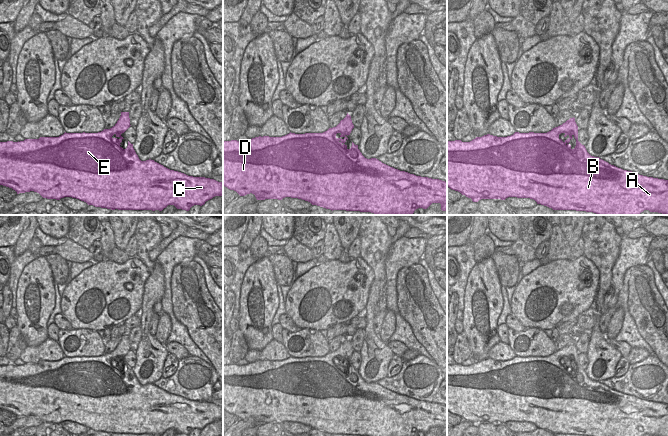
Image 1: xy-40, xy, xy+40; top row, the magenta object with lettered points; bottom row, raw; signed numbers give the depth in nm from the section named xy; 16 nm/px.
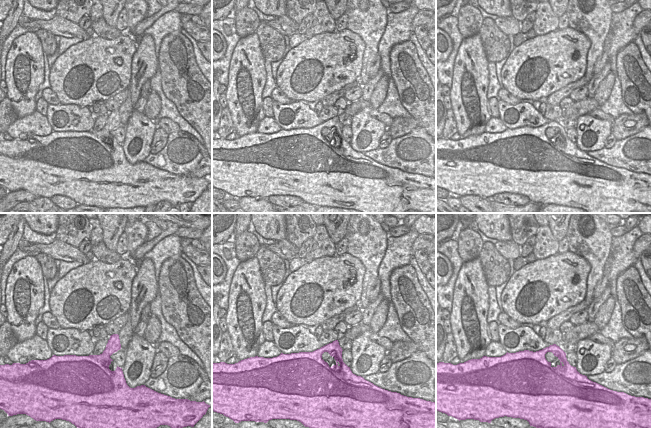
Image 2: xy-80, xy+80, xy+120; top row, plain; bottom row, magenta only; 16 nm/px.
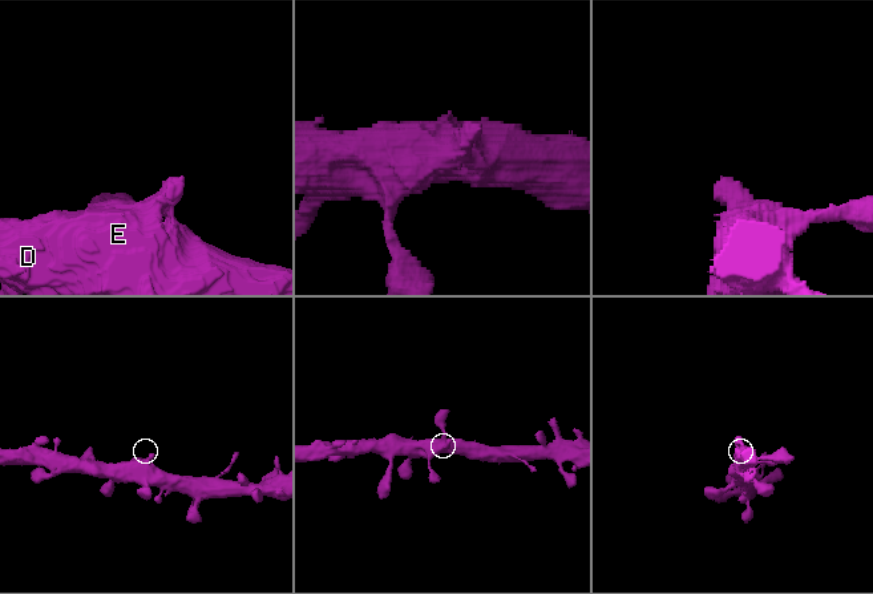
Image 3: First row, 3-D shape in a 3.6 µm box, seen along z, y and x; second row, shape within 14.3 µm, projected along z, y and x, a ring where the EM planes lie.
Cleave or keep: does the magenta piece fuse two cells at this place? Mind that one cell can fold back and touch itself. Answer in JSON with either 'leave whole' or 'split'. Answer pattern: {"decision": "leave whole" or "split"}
{"decision": "leave whole"}

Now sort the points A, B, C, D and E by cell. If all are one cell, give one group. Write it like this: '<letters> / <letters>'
A B C D E

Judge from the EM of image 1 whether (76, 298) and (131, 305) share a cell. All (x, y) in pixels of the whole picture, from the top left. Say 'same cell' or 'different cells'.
same cell

